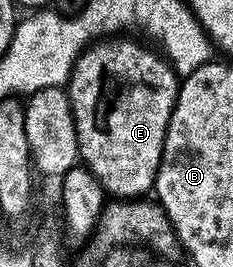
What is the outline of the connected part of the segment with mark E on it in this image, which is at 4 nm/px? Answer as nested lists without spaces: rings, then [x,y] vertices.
[[[103,38],[97,42],[91,43],[89,48],[85,48],[84,51],[78,55],[78,60],[74,63],[73,70],[70,71],[70,78],[68,81],[70,105],[72,106],[72,114],[76,122],[78,155],[81,163],[99,180],[104,192],[114,198],[142,198],[153,189],[154,179],[158,173],[160,158],[164,150],[164,138],[168,130],[168,122],[172,118],[172,110],[174,109],[176,98],[178,97],[178,85],[180,83],[178,73],[174,71],[169,60],[167,60],[161,52],[155,50],[153,47],[147,46],[141,39],[138,39],[139,41],[130,39],[134,38]]]

